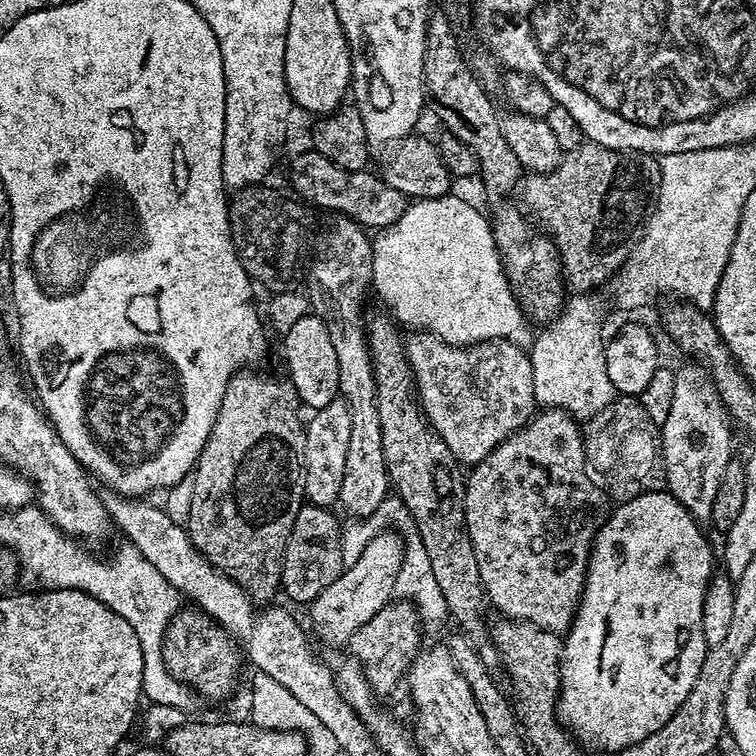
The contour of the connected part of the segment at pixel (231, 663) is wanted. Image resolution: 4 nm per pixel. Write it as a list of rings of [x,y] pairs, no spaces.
[[[192,606],[177,612],[168,623],[162,642],[162,658],[172,677],[193,688],[201,697],[209,696],[212,700],[224,700],[235,690],[240,660],[242,664],[242,652],[233,637]]]

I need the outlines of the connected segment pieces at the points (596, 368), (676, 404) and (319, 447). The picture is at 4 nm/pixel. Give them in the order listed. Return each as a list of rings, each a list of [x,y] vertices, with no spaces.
[[[584,294],[567,297],[559,316],[535,333],[530,345],[534,398],[544,408],[561,408],[577,422],[587,422],[598,410],[610,406],[617,392],[606,374],[606,331],[600,325],[596,304]]]
[[[688,362],[685,368],[675,369],[676,385],[674,386],[674,402],[670,406],[670,415],[660,429],[660,447],[664,449],[664,479],[667,491],[672,493],[682,506],[697,522],[711,521],[714,510],[714,498],[718,494],[718,482],[722,482],[722,474],[726,466],[734,458],[732,452],[732,432],[728,429],[729,419],[725,407],[712,385],[710,374],[701,364]]]
[[[334,398],[311,413],[304,430],[304,498],[307,503],[332,508],[339,501],[342,474],[346,474],[346,446],[350,442],[350,410],[343,398]]]

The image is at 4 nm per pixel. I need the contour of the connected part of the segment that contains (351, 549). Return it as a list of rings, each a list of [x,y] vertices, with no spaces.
[[[385,499],[373,516],[353,519],[352,525],[349,528],[347,525],[343,529],[345,565],[354,563],[378,533],[391,528],[398,530],[404,541],[404,557],[396,578],[395,595],[414,605],[425,633],[440,632],[444,628],[444,623],[449,623],[450,620],[446,598],[442,598],[442,589],[438,587],[438,582],[434,582],[434,569],[430,566],[430,558],[426,558],[426,546],[422,546],[422,538],[410,519],[406,506],[399,502],[393,502],[393,504],[391,502],[391,499]]]

